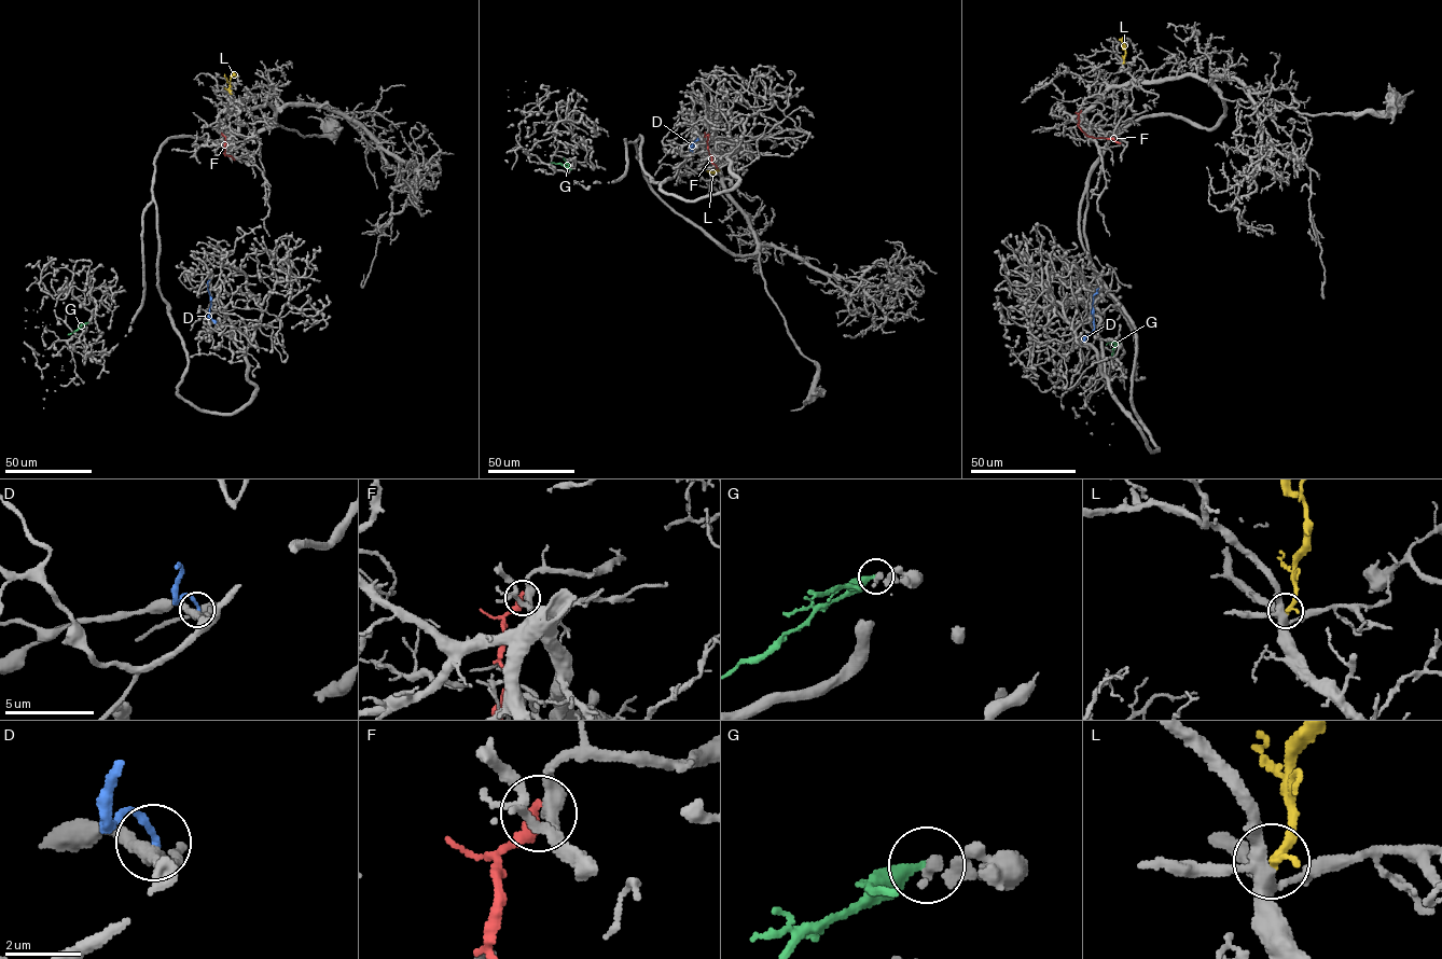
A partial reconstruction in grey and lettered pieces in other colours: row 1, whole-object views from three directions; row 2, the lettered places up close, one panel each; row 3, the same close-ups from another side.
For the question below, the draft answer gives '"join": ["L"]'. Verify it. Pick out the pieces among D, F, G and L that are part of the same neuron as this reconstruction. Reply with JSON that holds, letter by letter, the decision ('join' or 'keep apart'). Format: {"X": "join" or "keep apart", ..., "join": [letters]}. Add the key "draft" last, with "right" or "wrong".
{"D": "keep apart", "F": "keep apart", "G": "keep apart", "L": "join", "join": ["L"], "draft": "right"}

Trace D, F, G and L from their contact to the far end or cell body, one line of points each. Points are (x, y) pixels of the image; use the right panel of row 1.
D: (1098, 289), (1093, 296), (1094, 329), (1082, 342)
F: (1081, 111), (1078, 126), (1087, 136), (1112, 138), (1120, 143)
G: (1120, 341), (1112, 356)
L: (1123, 63), (1125, 45), (1122, 42)

